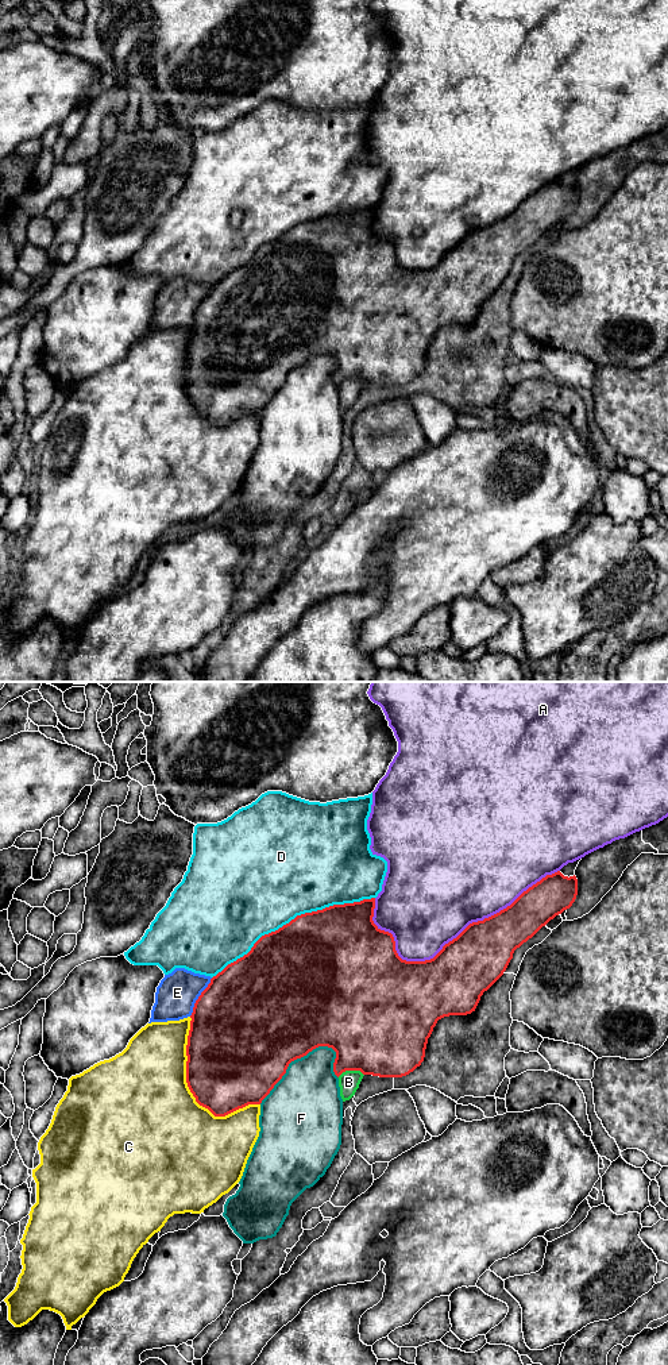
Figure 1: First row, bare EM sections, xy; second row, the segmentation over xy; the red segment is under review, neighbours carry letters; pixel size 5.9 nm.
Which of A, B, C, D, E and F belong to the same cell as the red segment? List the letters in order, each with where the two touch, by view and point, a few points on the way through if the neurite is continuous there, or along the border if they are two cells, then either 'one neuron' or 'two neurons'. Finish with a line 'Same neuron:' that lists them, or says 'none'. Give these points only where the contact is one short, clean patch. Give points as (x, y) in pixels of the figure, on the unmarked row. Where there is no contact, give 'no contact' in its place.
A: xy (459, 243) | two neurons
B: xy (350, 378) | two neurons
C: xy (190, 400) | two neurons
D: xy (292, 228) | two neurons
E: xy (199, 305) | two neurons
F: xy (293, 369) | two neurons
Same neuron: none

